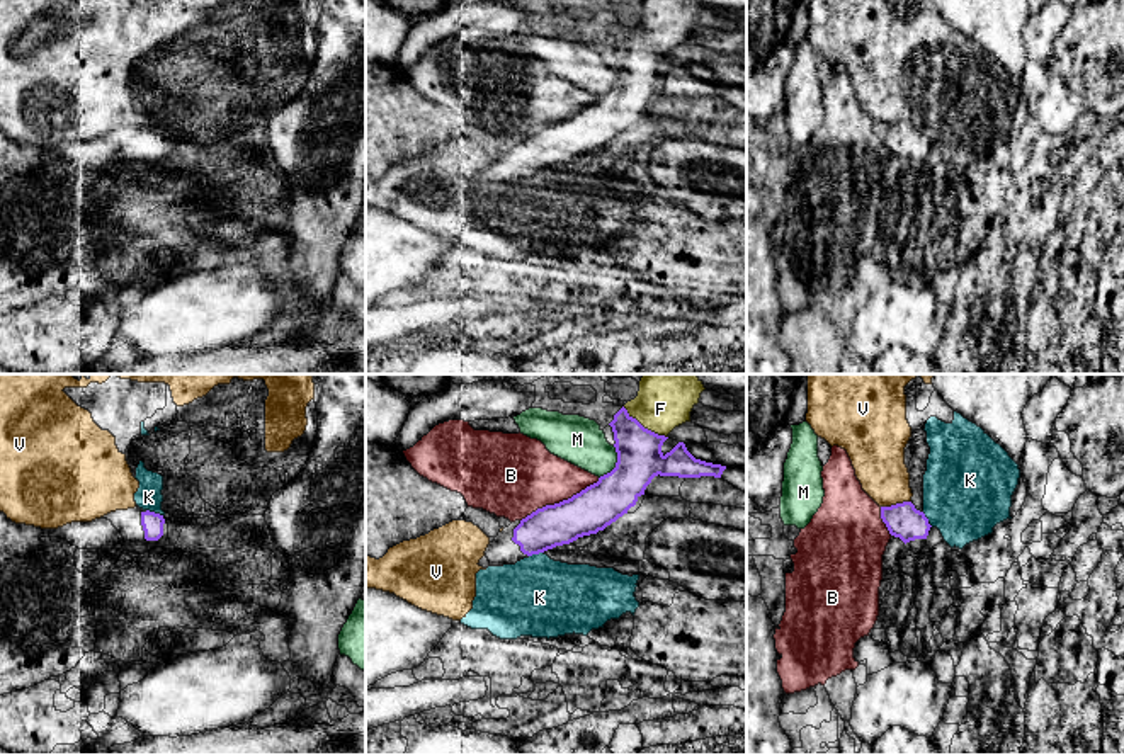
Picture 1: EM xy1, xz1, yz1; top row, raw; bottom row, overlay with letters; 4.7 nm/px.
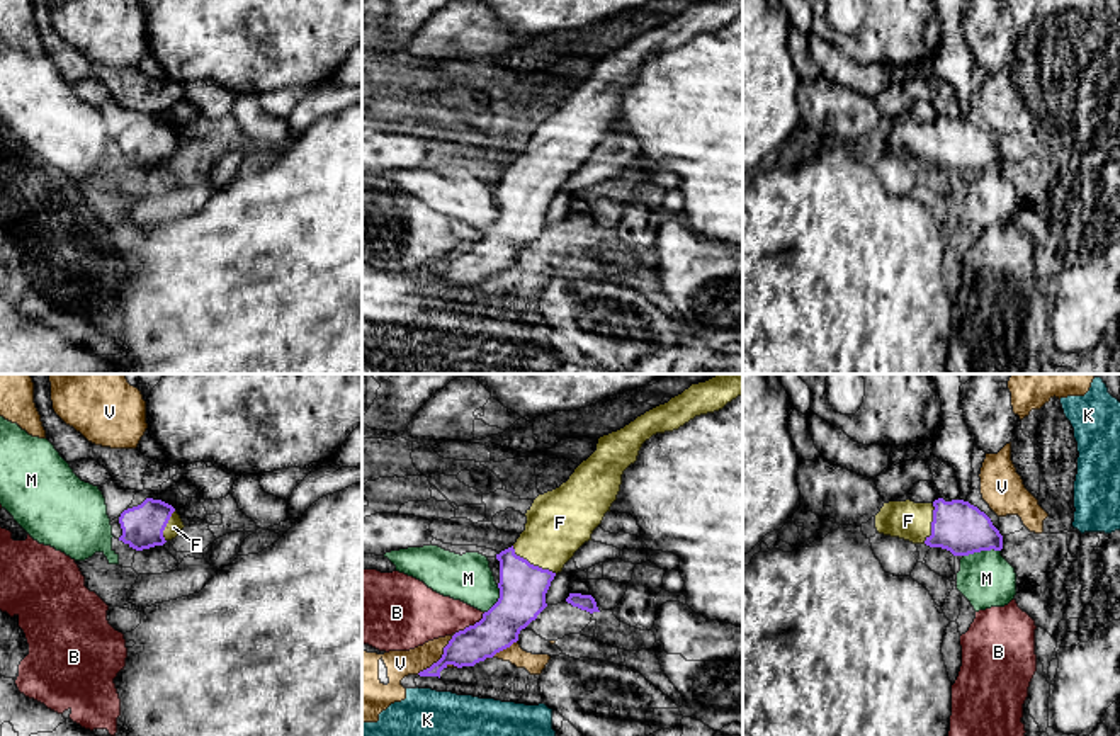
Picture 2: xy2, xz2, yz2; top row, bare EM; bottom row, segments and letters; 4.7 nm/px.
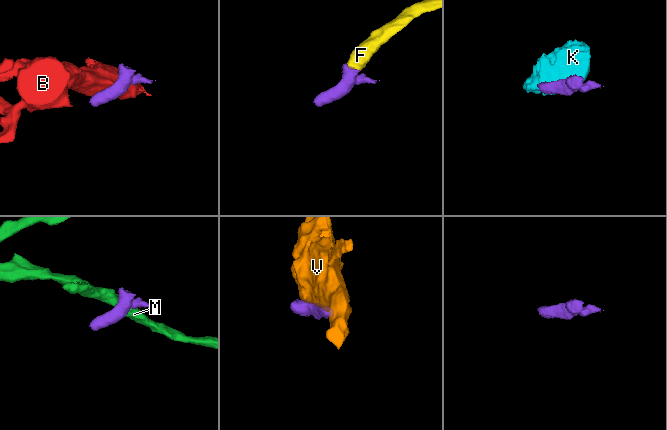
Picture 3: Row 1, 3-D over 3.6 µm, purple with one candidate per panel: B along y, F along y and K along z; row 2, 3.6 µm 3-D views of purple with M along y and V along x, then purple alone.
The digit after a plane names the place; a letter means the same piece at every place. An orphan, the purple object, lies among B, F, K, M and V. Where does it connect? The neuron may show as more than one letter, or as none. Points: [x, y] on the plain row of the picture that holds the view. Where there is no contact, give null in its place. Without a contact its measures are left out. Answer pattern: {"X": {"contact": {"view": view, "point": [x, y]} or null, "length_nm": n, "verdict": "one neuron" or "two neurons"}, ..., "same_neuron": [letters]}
{"B": {"contact": {"view": "xz1", "point": [560, 121]}, "length_nm": 420, "verdict": "two neurons"}, "F": {"contact": {"view": "xz2", "point": [532, 184]}, "length_nm": 260, "verdict": "one neuron"}, "K": {"contact": {"view": "xy1", "point": [153, 131]}, "length_nm": 90, "verdict": "two neurons"}, "M": {"contact": {"view": "xz1", "point": [616, 84]}, "length_nm": 180, "verdict": "two neurons"}, "V": {"contact": {"view": "xz2", "point": [441, 277]}, "length_nm": 260, "verdict": "two neurons"}, "same_neuron": ["F"]}

